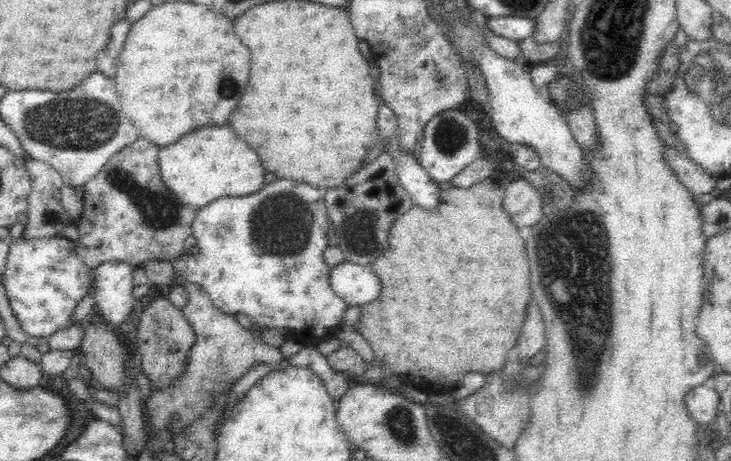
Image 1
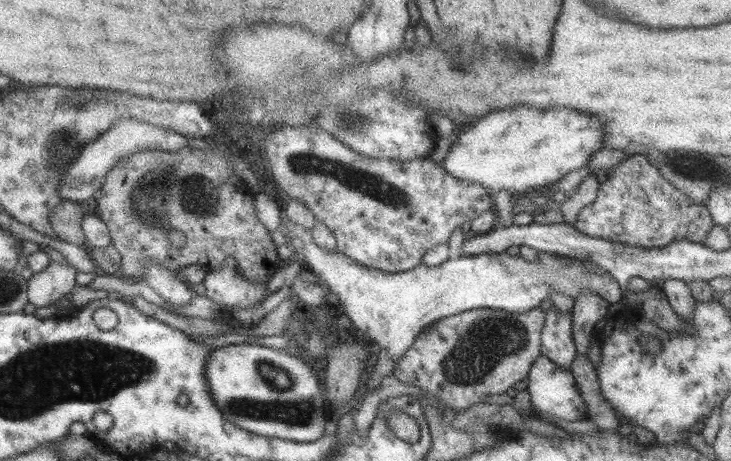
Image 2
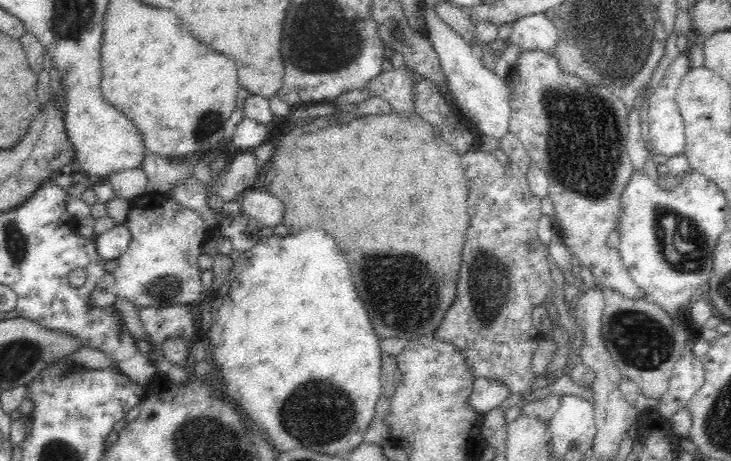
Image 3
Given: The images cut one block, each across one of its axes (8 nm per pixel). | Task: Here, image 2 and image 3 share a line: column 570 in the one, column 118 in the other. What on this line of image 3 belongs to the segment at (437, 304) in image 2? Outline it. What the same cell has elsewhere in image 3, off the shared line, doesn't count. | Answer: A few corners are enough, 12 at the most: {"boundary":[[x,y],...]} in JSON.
{"boundary":[[160,192],[129,204],[113,291],[138,308],[199,303],[213,234]]}

